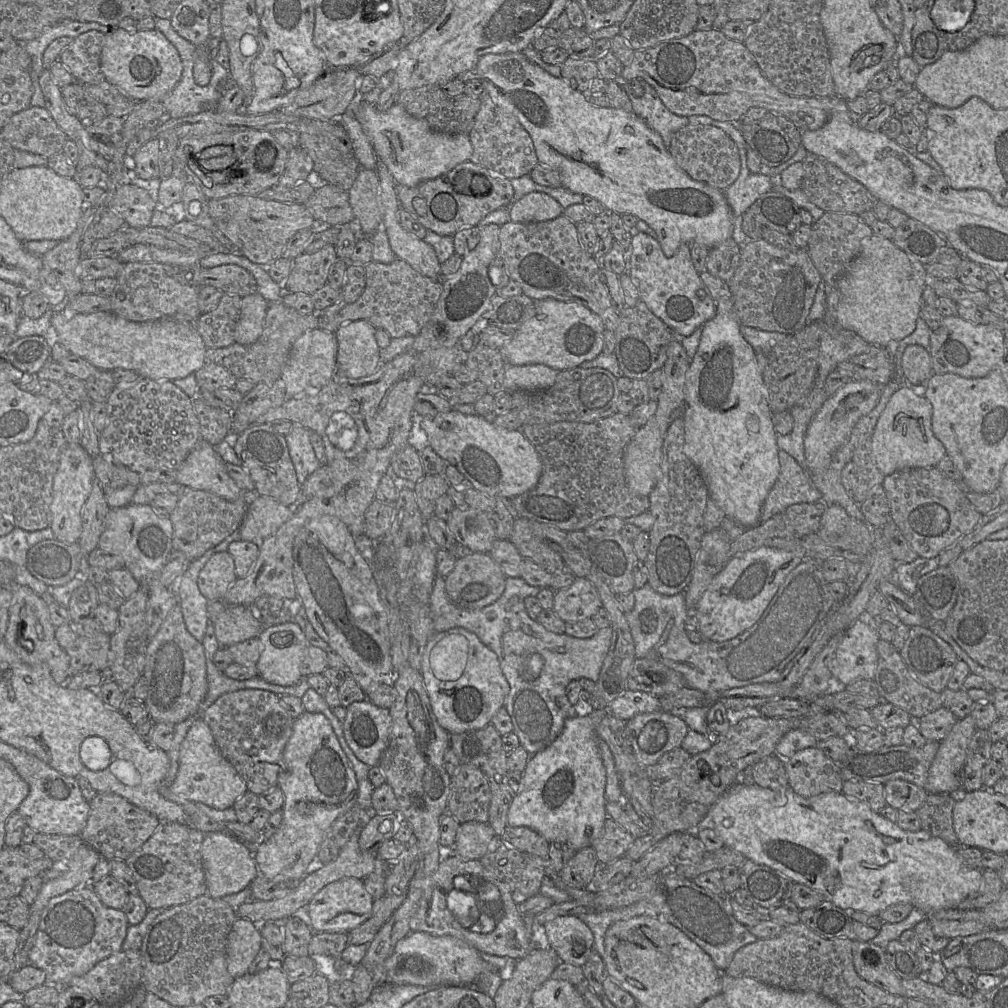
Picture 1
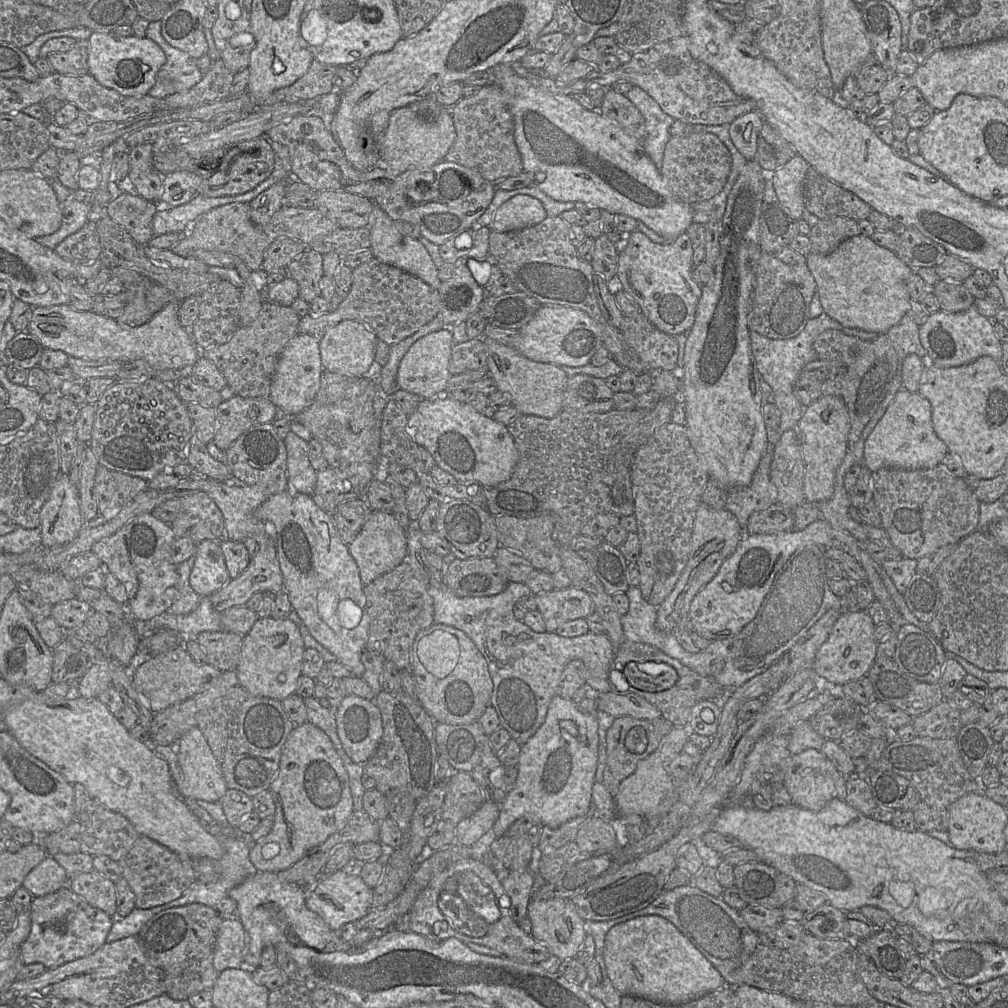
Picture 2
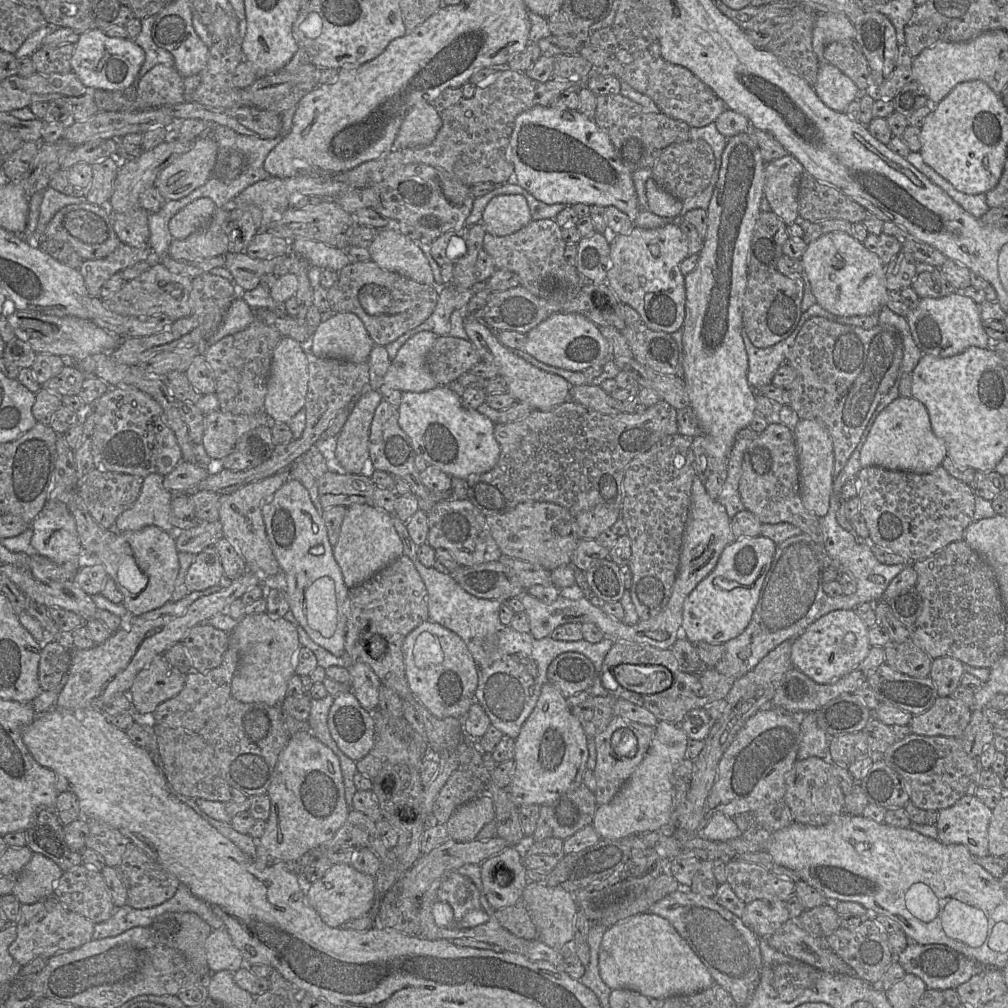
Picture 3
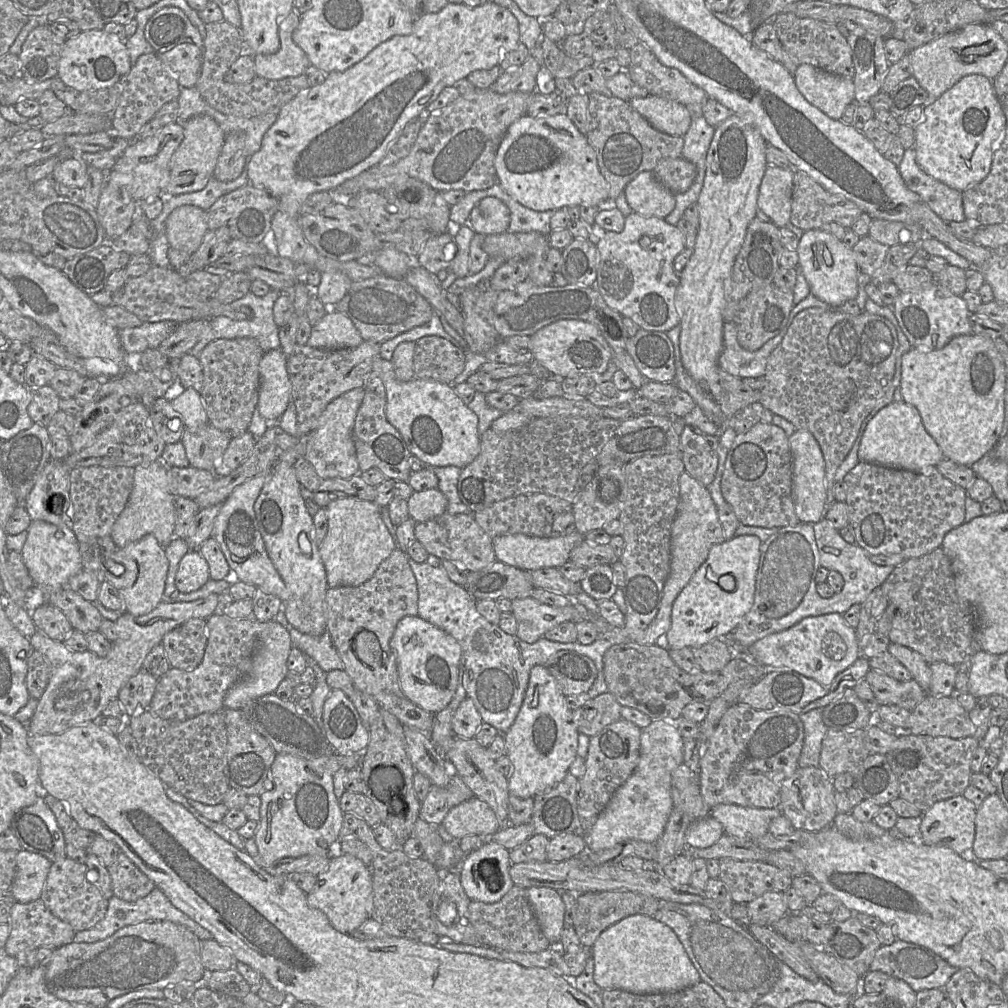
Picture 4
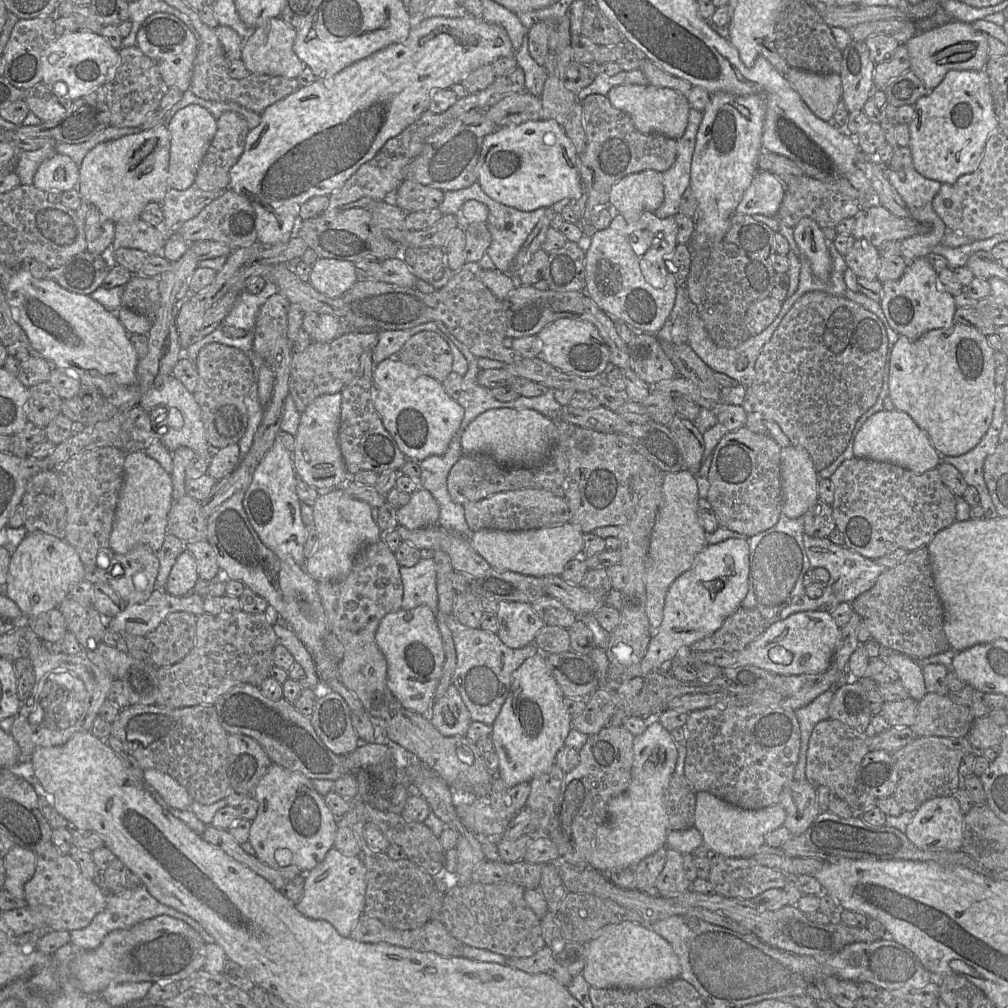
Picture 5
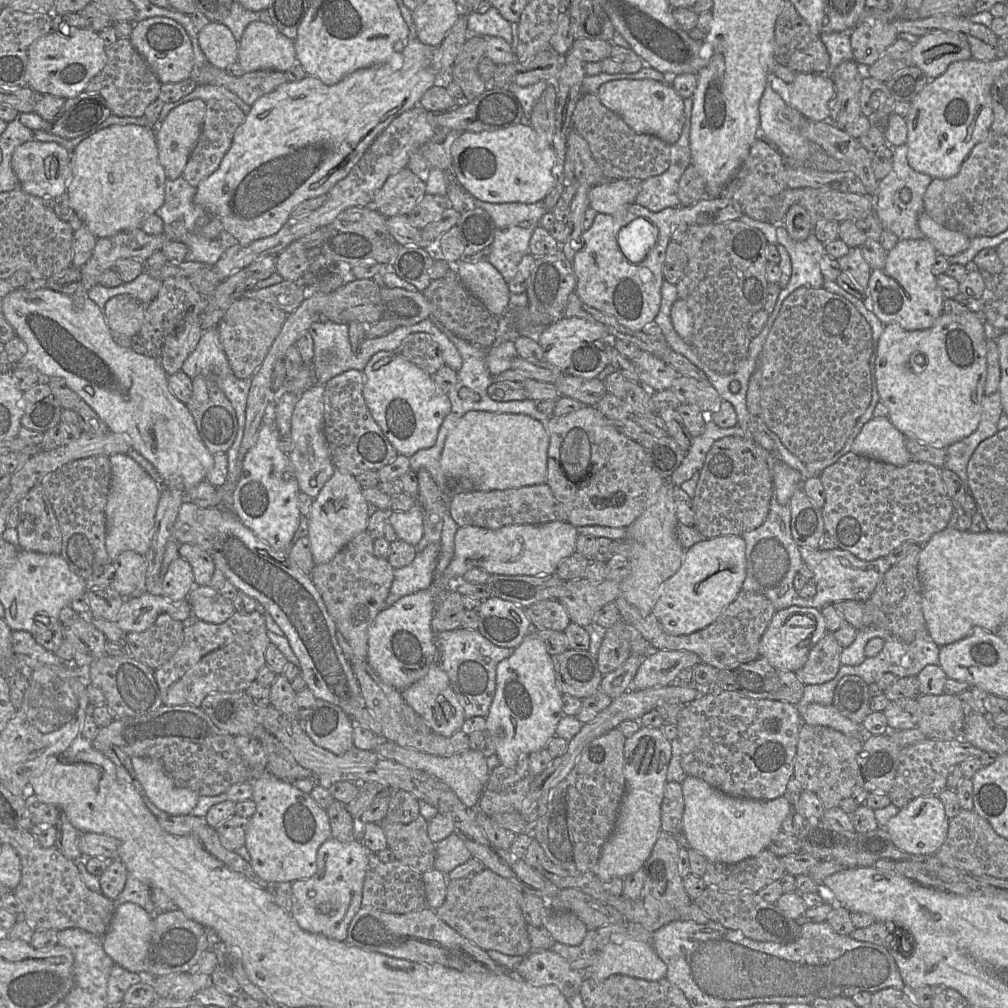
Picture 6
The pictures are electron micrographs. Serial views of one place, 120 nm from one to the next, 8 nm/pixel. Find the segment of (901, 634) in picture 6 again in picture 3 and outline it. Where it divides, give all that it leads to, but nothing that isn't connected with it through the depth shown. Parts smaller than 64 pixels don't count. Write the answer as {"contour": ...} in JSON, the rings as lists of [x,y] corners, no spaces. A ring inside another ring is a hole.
{"contour":[[[964,540],[952,542],[930,557],[912,562],[911,566],[917,572],[915,586],[924,601],[921,615],[908,628],[913,643],[933,660],[952,657],[975,668],[990,669],[1001,656],[1006,654],[1007,625],[1007,613],[992,568]]]}

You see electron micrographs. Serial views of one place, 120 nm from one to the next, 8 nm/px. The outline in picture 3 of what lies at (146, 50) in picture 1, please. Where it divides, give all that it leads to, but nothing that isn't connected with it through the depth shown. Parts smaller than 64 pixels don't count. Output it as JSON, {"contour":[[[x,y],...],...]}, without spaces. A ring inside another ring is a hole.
{"contour":[[[94,28],[82,33],[75,43],[71,72],[87,87],[105,91],[125,90],[135,82],[144,60],[145,52],[134,40],[110,37]]]}

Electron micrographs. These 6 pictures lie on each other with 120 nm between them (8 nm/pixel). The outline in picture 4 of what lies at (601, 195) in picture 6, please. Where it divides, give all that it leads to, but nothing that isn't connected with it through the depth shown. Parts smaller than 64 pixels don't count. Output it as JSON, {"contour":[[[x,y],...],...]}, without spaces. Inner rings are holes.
{"contour":[[[643,171],[624,188],[632,211],[664,219],[675,208],[675,195],[657,180],[653,171]]]}

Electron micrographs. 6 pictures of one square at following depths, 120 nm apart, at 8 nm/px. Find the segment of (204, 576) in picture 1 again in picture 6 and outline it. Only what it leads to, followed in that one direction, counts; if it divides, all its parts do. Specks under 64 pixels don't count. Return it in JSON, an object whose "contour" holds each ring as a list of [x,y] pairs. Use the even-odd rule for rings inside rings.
{"contour":[[[180,556],[170,564],[162,578],[161,595],[172,602],[179,602],[187,599],[194,587],[192,567]]]}

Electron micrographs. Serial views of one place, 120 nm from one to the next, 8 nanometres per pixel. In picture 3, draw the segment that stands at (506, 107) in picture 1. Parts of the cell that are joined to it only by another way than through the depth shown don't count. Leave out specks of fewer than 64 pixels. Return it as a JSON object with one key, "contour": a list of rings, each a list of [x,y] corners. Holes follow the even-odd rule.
{"contour":[[[537,105],[516,116],[509,139],[509,157],[517,185],[545,204],[614,206],[627,214],[632,223],[641,210],[632,172],[616,154],[608,135],[578,110]]]}

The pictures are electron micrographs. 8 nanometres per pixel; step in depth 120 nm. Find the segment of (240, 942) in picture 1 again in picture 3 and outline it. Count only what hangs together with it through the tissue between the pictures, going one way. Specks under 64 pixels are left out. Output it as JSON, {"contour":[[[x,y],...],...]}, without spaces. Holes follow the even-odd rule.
{"contour":[[[224,926],[211,931],[205,942],[205,953],[211,973],[221,970],[234,973],[240,968],[249,969],[250,966]]]}

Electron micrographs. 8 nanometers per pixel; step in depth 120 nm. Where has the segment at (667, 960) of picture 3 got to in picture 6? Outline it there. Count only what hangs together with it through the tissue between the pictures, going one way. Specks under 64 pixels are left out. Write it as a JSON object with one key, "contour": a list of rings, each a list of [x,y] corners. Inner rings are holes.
{"contour":[[[627,939],[607,944],[597,955],[597,960],[583,973],[597,981],[614,974],[656,981],[665,978],[666,972],[667,966],[652,944]]]}

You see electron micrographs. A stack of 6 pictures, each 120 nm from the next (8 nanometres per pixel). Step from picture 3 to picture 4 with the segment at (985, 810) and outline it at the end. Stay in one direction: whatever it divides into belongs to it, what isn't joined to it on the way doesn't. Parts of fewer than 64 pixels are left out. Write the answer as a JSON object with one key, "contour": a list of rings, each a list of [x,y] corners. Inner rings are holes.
{"contour":[[[963,795],[936,802],[922,815],[923,843],[970,855],[976,834],[976,813],[977,807]]]}

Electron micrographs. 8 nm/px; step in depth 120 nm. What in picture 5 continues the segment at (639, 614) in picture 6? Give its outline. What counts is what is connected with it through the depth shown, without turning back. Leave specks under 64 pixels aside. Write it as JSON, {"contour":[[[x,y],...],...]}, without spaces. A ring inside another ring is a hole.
{"contour":[[[739,607],[712,635],[696,641],[691,651],[739,651],[759,637],[766,629],[765,619],[755,608]]]}

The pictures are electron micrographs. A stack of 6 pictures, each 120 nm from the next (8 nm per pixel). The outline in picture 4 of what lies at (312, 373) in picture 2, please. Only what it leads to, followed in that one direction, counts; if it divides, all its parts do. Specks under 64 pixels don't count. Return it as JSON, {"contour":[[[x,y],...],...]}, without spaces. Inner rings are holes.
{"contour":[[[274,349],[266,352],[259,364],[257,410],[268,422],[280,420],[292,401],[287,359],[280,349]]]}

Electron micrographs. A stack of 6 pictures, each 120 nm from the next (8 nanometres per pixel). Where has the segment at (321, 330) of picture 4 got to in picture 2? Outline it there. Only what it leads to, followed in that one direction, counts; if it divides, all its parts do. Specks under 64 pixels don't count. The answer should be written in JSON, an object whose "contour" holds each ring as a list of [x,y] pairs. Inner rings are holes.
{"contour":[[[343,320],[329,328],[319,340],[321,361],[324,369],[345,376],[363,377],[374,368],[378,338],[359,320]]]}

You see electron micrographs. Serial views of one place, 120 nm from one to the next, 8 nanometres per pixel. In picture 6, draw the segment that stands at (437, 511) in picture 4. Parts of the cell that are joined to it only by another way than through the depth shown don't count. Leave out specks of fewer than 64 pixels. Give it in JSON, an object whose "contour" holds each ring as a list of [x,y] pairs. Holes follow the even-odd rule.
{"contour":[[[415,503],[406,512],[390,511],[387,523],[393,527],[399,540],[415,546],[424,535],[423,518],[422,506]]]}

